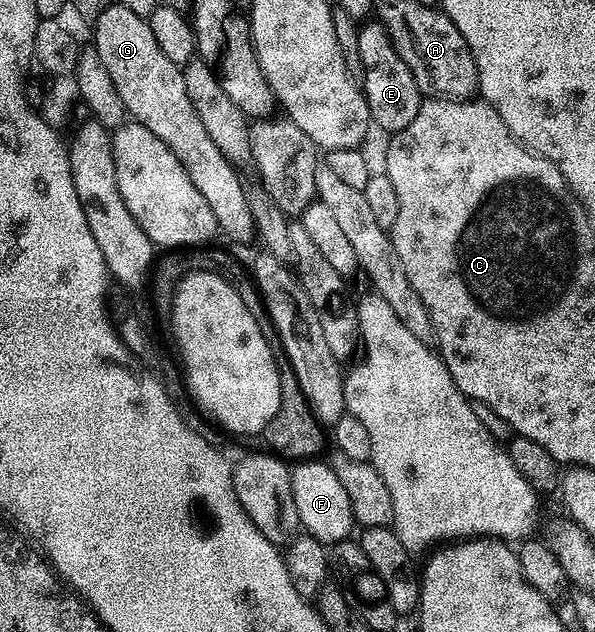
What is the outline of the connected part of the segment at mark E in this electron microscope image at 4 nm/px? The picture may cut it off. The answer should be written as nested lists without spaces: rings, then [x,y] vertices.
[[[370,20],[366,26],[362,25],[358,29],[357,39],[359,40],[359,60],[363,71],[363,89],[372,125],[376,129],[378,126],[379,129],[386,130],[386,135],[392,136],[403,128],[407,128],[411,124],[411,120],[415,120],[415,112],[419,112],[423,95],[415,84],[415,76],[411,76],[411,68],[407,68],[407,64],[403,64],[399,52],[393,46],[392,40],[389,39],[389,33],[380,22]]]

